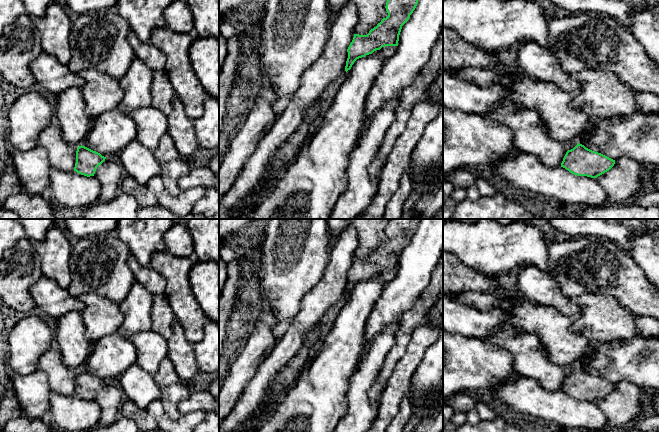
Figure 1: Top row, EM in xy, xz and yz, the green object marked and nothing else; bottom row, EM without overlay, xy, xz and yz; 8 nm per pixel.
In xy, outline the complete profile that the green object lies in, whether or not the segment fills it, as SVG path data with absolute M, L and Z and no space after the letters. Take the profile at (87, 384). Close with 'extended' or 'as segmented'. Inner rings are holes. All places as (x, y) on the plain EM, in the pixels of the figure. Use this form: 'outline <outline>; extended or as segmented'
outline M81 369L76 375L74 395L87 401L94 400L97 391L101 389L105 383L106 381L100 377Z; as segmented

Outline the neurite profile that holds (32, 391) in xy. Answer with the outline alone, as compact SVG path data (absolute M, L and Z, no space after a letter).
M37 369L29 375L13 374L10 390L19 402L22 415L28 419L41 419L50 410L52 390L42 370Z

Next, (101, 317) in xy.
M86 293L78 299L85 304L81 315L90 341L95 342L117 332L124 320L117 303L94 293Z

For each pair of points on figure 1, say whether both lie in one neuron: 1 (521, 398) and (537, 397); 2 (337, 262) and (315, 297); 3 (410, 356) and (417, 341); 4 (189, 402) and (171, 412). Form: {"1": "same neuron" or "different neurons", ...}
{"1": "same neuron", "2": "same neuron", "3": "same neuron", "4": "different neurons"}

